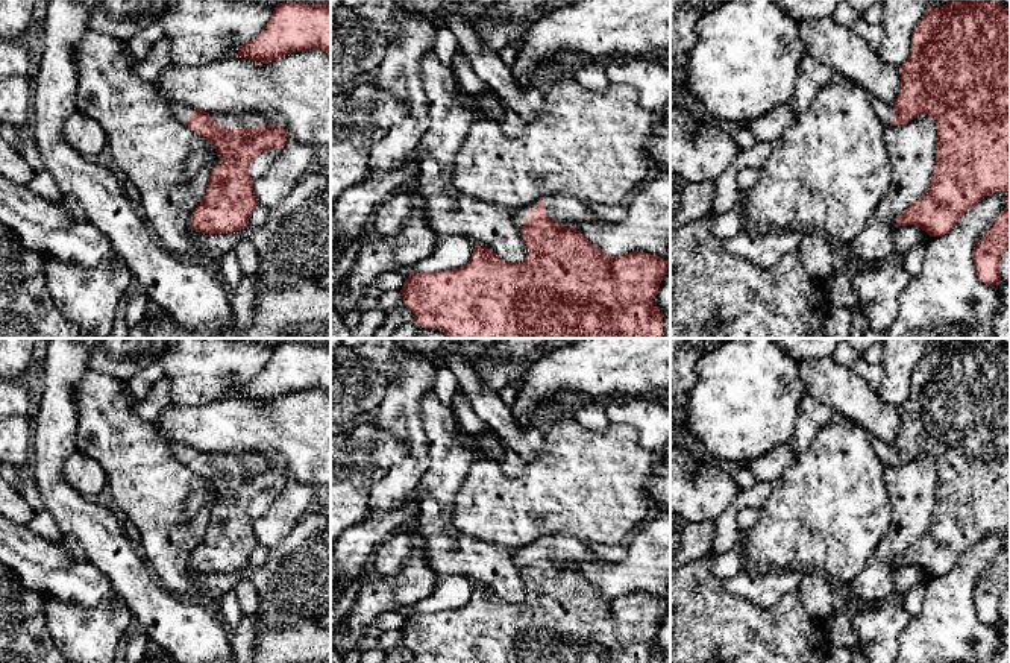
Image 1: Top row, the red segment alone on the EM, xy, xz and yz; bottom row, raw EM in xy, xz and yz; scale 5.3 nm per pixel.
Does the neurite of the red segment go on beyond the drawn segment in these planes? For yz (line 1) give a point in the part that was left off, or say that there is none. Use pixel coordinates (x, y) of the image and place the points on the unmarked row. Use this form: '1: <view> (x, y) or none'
1: yz (886, 452)

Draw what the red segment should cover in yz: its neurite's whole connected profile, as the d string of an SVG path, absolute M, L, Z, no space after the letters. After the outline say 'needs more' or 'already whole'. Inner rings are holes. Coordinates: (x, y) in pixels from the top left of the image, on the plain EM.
M952 338L939 347L928 347L911 376L911 390L899 407L901 429L893 445L870 435L872 448L883 466L904 466L919 455L930 455L937 469L936 505L927 531L898 558L896 567L914 564L930 577L943 577L954 569L960 557L986 536L1007 534L1005 548L995 564L974 587L977 616L986 625L1001 622L999 601L1010 587L1010 349L998 338Z | needs more

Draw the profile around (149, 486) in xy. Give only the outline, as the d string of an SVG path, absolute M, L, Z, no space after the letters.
M89 369L74 387L74 404L79 414L76 451L97 461L105 470L118 516L138 528L138 549L162 587L174 596L209 598L197 583L190 557L206 533L212 505L188 522L183 520L183 507L190 495L208 490L211 484L183 466L173 455L173 445L158 434L153 423L136 414L138 402L130 397L126 379Z

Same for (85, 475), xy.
M74 451L64 463L65 481L85 499L99 496L106 485L106 473L102 466L85 454Z

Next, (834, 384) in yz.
M833 357L805 358L798 367L808 394L870 435L895 445L901 429L899 408L883 402L867 381L851 367L839 364Z

